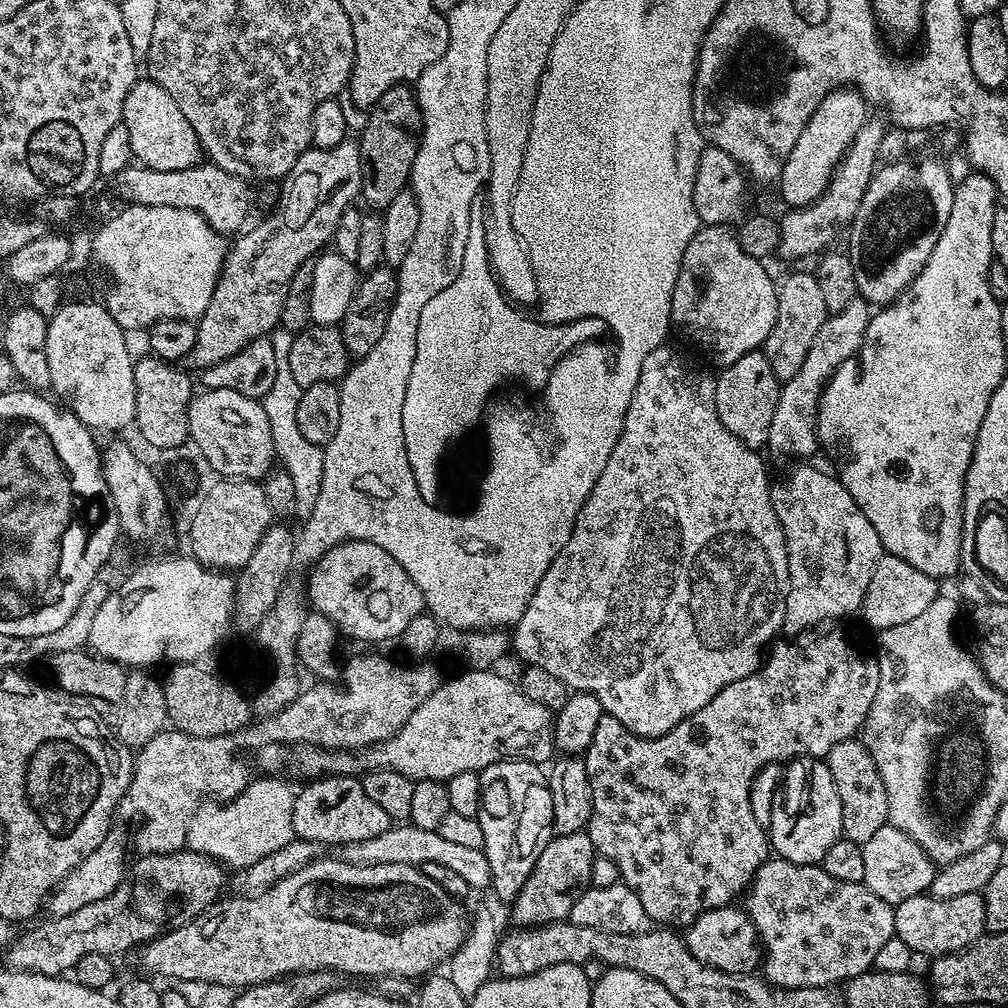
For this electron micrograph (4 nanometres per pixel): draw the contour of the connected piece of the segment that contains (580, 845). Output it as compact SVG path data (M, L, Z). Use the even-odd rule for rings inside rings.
M587 831L575 832L574 834L553 835L552 841L545 843L536 856L536 865L526 878L526 886L518 893L515 900L511 901L513 925L520 928L539 928L541 924L554 924L564 922L571 917L574 902L582 898L582 894L593 883L592 863L598 860L598 853L594 845L590 842Z

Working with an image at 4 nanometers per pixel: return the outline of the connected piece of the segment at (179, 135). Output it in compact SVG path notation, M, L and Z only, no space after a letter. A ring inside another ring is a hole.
M151 78L137 79L136 84L126 94L124 119L122 123L130 130L132 155L145 168L154 170L186 170L201 163L202 149L194 126L186 122L186 114L178 110L178 102L158 86Z

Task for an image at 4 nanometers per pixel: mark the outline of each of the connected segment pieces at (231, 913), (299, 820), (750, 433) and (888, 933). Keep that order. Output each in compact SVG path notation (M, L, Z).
M321 855L319 858L302 866L296 872L291 872L286 878L274 882L274 886L257 891L255 894L244 894L248 896L232 896L221 898L201 912L199 916L189 919L189 924L184 924L181 928L173 927L155 940L147 941L144 948L144 964L152 972L157 972L160 976L165 976L168 982L179 982L182 980L200 980L202 983L218 986L236 987L239 990L253 988L256 985L270 983L272 980L279 980L281 977L293 976L296 973L304 972L345 972L348 976L380 976L413 978L420 976L424 978L429 975L440 963L448 962L452 955L462 946L468 936L470 912L460 905L461 901L455 896L449 896L448 892L438 882L432 880L427 871L421 870L415 864L399 864L390 862L389 864L351 864L345 860L337 858L335 855Z
M329 774L305 783L301 792L295 793L294 814L292 815L292 825L297 837L302 840L309 840L321 846L336 844L343 846L350 842L366 842L366 838L378 838L390 827L390 821L386 810L381 808L366 795L363 783L356 776L341 776L339 774Z
M763 351L742 354L738 362L723 365L716 376L716 409L722 426L747 448L763 449L768 443L770 422L774 422L774 406L778 406L781 387L782 381L774 374Z
M770 858L754 874L752 883L746 889L747 896L746 911L758 930L760 943L763 951L766 953L762 960L763 979L778 988L827 988L836 986L836 983L839 985L841 982L853 980L858 974L867 972L872 968L872 963L874 962L874 957L878 955L878 950L891 936L896 935L896 913L893 905L882 902L882 898L878 898L878 894L874 894L863 883L838 882L838 878L830 878L830 874L826 874L826 870L820 864L795 864L789 860Z

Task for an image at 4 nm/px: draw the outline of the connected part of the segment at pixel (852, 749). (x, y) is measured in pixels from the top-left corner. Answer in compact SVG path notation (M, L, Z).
M856 738L835 744L828 752L826 763L838 790L838 802L842 802L843 839L862 846L888 823L886 786L882 786L878 766L874 766L874 758L870 758L867 746Z

